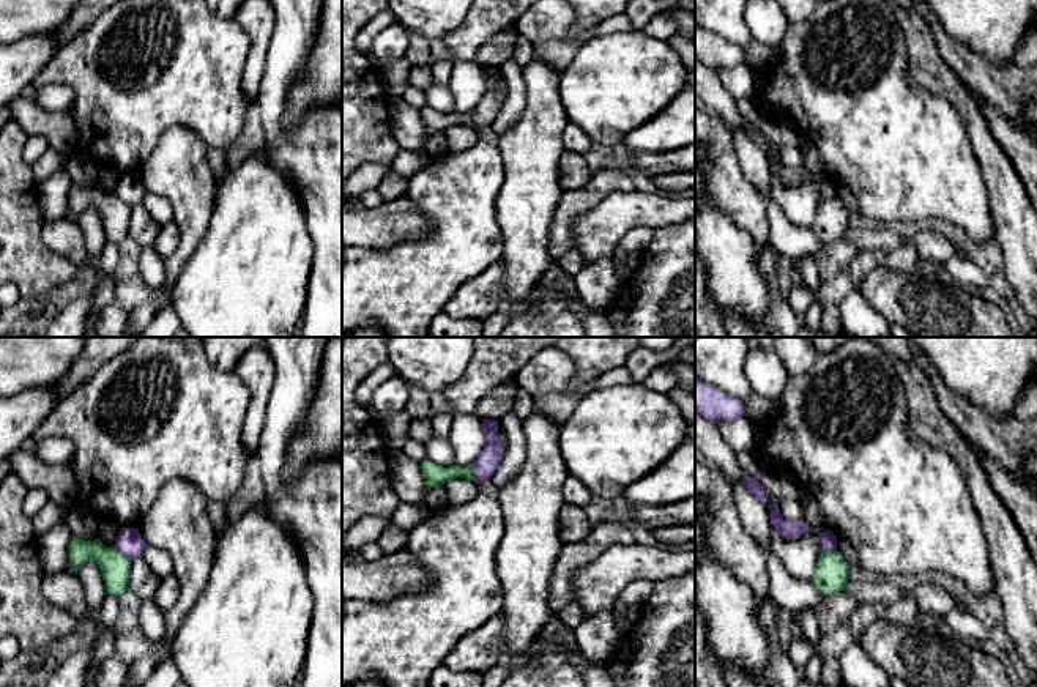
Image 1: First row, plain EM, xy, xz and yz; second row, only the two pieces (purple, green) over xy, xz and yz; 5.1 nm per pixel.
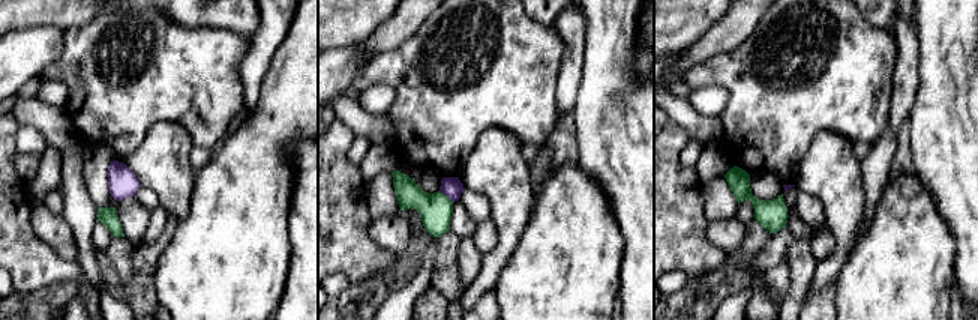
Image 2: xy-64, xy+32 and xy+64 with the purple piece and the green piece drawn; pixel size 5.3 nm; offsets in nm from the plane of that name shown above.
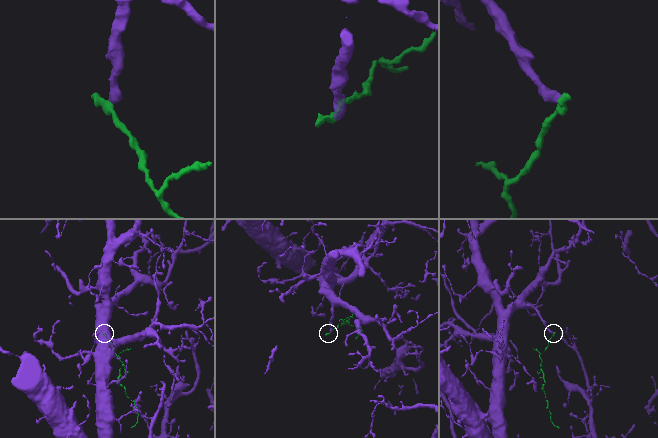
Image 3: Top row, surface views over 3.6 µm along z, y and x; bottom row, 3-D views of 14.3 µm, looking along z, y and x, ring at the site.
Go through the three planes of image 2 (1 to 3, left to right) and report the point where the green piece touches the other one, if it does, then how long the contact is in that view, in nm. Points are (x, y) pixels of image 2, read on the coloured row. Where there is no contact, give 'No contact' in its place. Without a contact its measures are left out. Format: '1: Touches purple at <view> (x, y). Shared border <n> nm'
1: No contact
2: Touches purple at xy+32 (446, 194). Shared border 110 nm
3: No contact

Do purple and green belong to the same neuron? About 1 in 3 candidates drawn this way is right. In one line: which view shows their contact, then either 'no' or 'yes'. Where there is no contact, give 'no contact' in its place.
meets purple in xy; no

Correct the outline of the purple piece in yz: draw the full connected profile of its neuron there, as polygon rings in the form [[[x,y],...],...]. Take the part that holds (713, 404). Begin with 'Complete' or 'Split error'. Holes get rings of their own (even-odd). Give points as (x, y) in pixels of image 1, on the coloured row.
Complete. [[[695,375],[695,411],[712,424],[745,416],[744,403]]]

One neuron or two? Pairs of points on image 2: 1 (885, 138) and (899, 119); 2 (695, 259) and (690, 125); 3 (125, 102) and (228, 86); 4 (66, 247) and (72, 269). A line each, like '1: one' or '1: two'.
1: one
2: two
3: one
4: two

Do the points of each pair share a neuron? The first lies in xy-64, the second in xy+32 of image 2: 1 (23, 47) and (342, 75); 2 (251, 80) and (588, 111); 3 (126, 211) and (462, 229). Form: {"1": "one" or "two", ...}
{"1": "one", "2": "one", "3": "one"}

